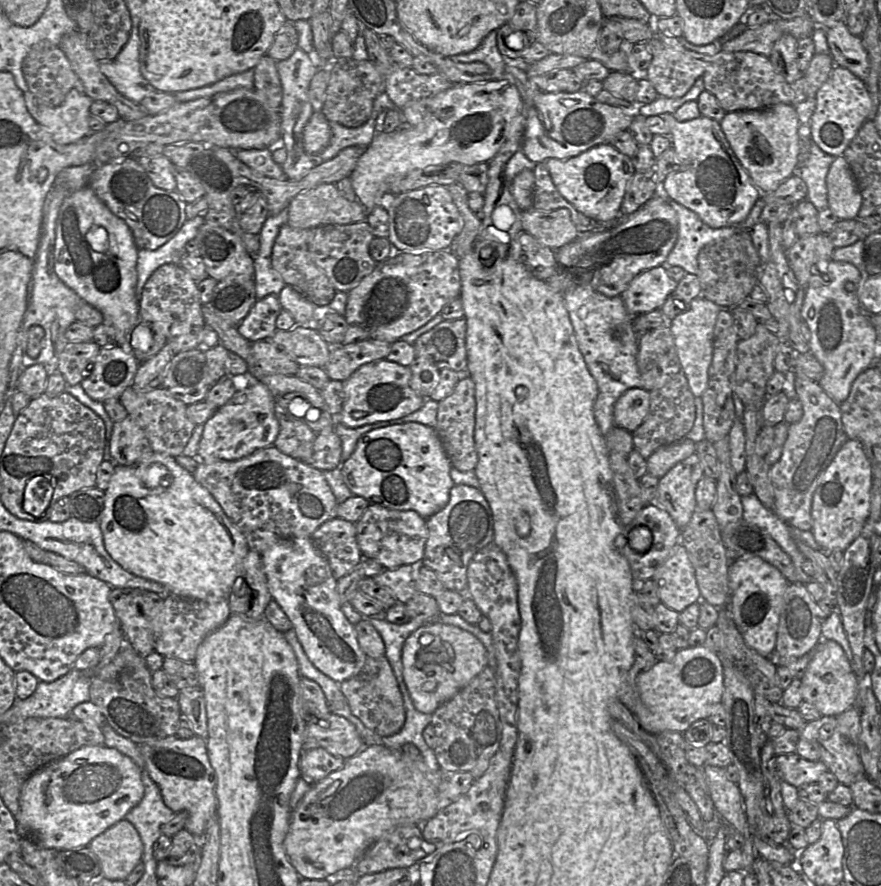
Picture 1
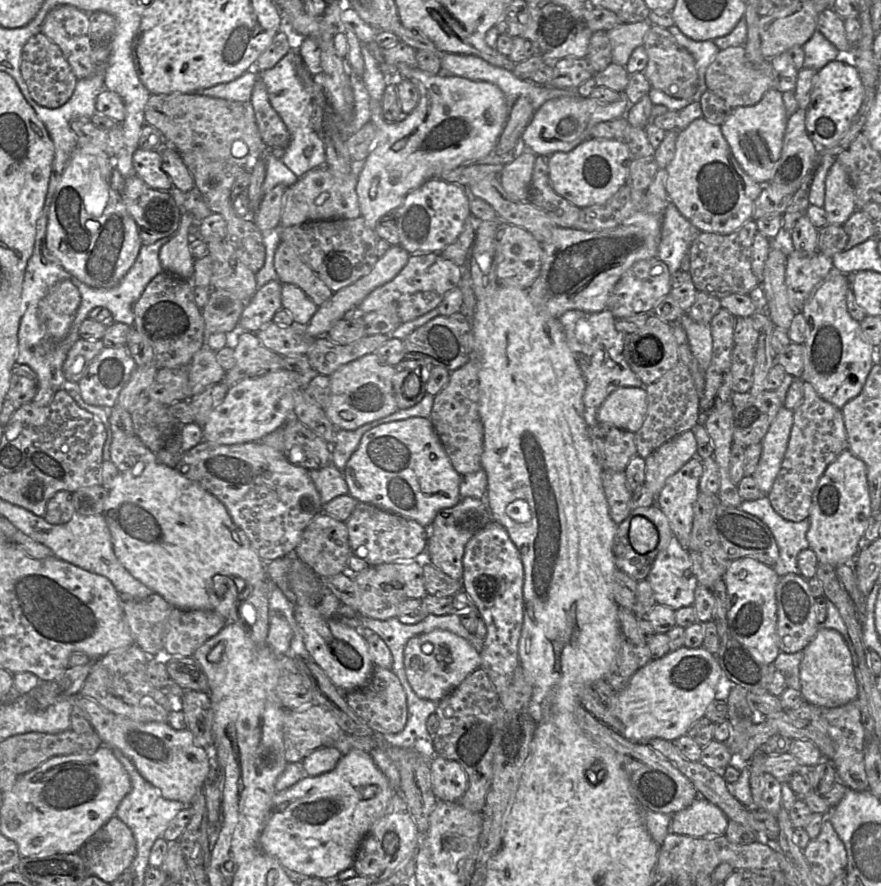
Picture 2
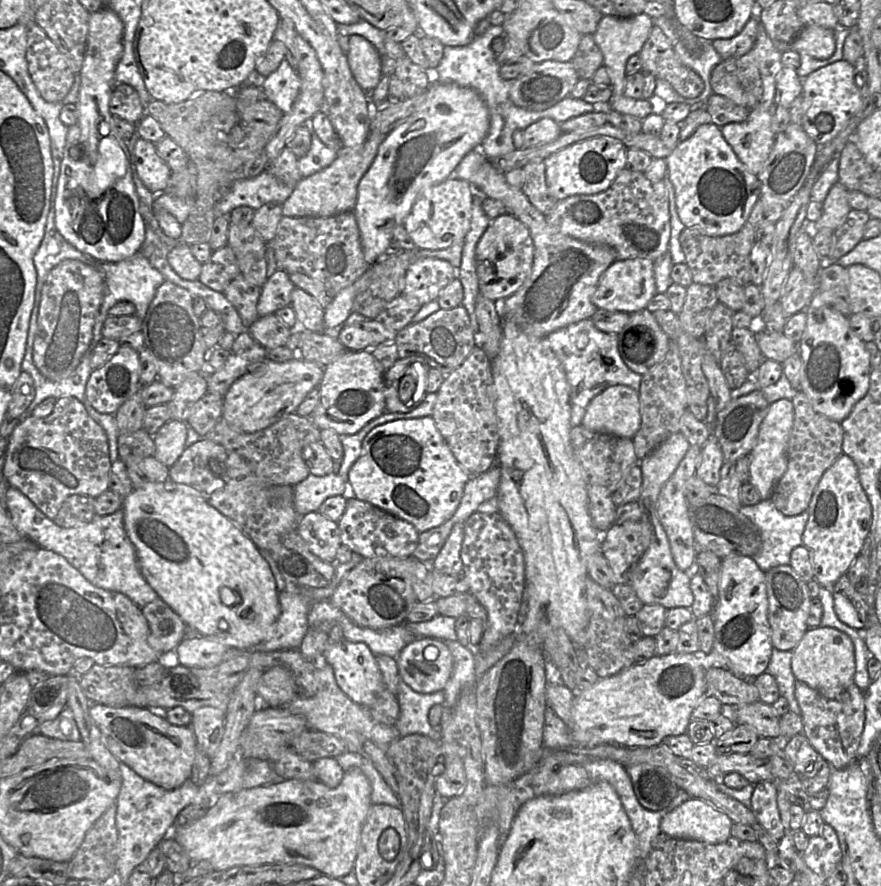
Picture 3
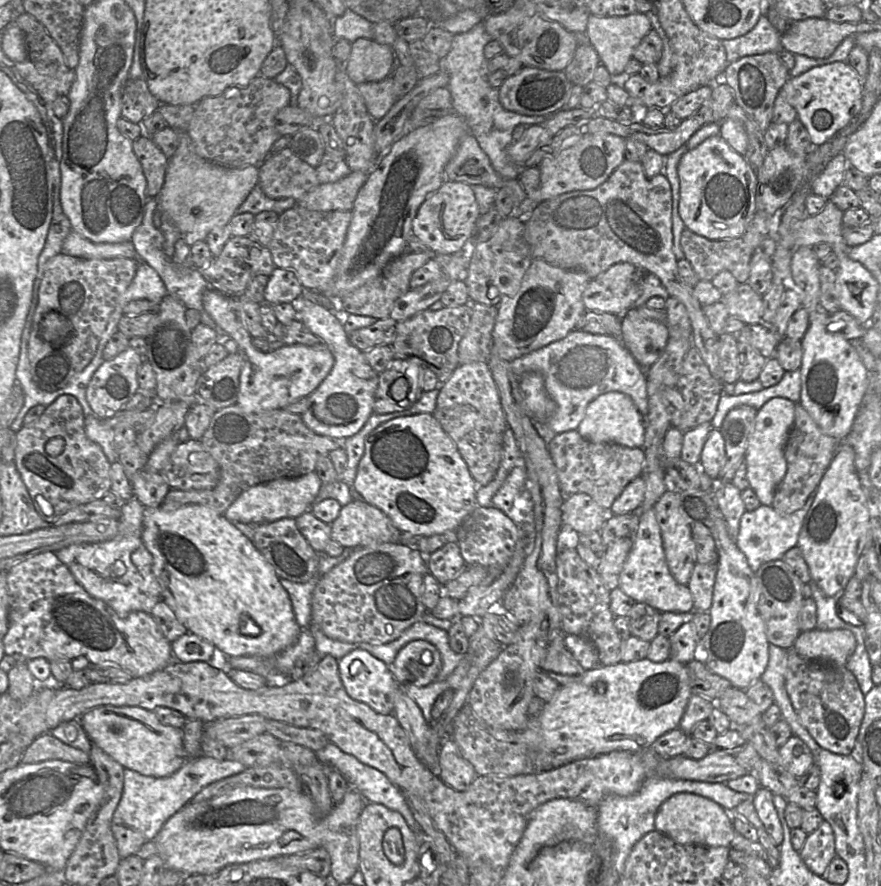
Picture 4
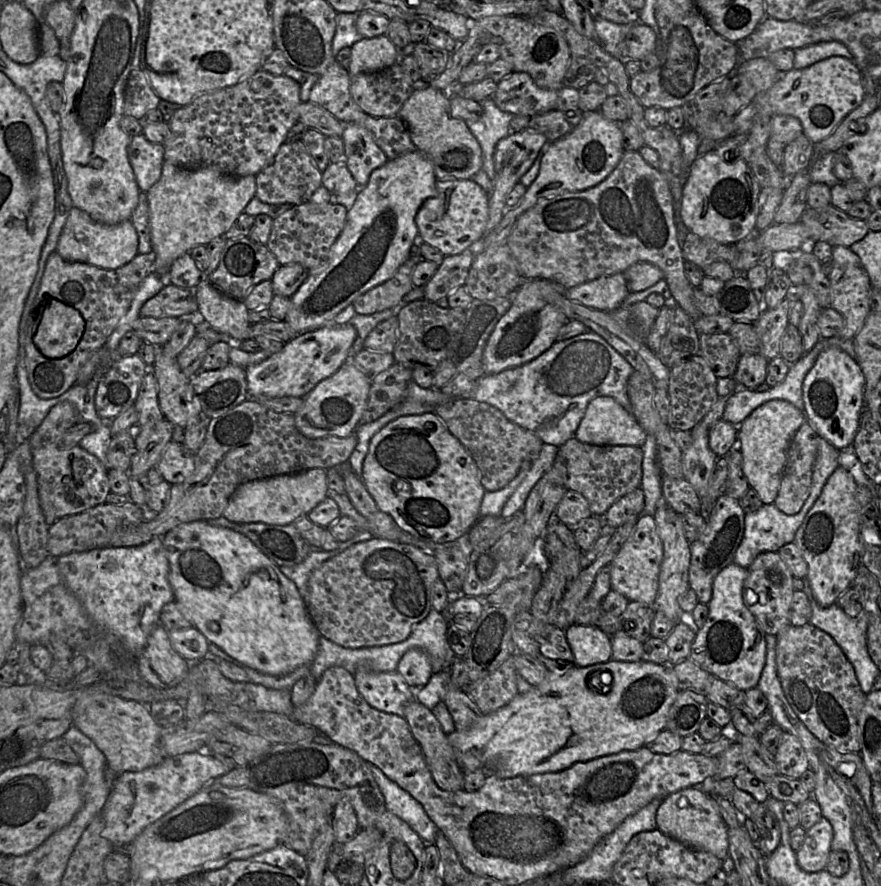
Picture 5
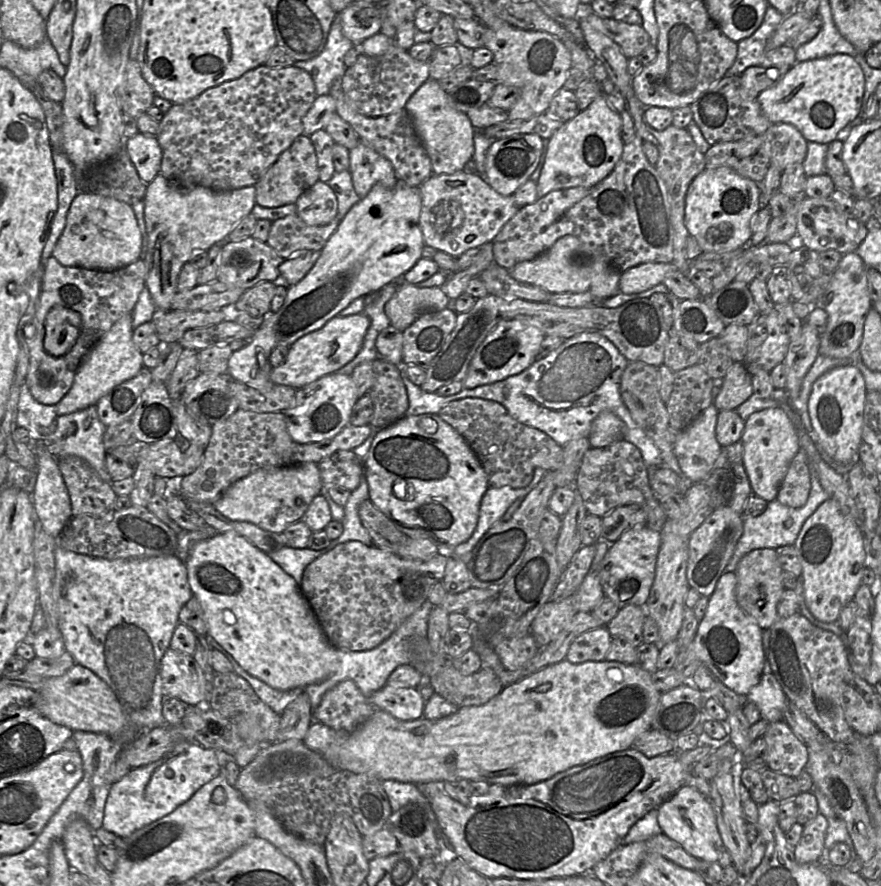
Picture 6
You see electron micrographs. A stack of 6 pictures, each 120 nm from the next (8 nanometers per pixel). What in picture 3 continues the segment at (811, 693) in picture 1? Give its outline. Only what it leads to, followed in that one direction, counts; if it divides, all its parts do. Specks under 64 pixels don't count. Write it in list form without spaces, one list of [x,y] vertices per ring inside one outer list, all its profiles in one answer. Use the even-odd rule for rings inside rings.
[[[831,627],[809,628],[792,651],[791,667],[796,681],[807,684],[826,698],[834,699],[854,683],[855,655],[850,637]]]

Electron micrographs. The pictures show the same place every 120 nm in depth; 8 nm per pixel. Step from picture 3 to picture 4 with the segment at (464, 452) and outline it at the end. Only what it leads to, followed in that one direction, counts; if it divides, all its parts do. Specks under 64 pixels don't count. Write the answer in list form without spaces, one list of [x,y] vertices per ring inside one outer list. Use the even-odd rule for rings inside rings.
[[[477,361],[460,364],[452,375],[440,384],[436,404],[437,408],[448,408],[457,404],[470,405],[491,422],[493,429],[497,433],[504,434],[508,428],[499,391],[488,362]]]

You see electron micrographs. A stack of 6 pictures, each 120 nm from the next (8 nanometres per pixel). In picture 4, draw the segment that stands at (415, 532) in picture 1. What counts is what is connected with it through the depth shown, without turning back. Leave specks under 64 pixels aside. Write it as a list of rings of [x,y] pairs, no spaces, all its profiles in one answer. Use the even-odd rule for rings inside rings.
[[[354,497],[331,524],[331,537],[344,548],[402,542],[402,531],[379,508]]]

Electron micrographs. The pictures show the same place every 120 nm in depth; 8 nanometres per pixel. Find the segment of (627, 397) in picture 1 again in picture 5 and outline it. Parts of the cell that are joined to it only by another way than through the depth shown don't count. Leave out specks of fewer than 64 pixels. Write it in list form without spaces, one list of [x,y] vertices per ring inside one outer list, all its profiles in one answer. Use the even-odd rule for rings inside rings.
[[[601,396],[588,404],[574,437],[591,445],[642,447],[647,433],[614,398]]]

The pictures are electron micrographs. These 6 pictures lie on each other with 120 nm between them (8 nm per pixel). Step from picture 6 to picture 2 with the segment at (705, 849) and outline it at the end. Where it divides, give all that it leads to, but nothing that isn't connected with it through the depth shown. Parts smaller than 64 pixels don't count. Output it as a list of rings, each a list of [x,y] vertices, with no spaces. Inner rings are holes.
[[[698,796],[691,805],[672,816],[669,832],[695,838],[718,837],[724,835],[728,822],[729,820],[719,807]]]

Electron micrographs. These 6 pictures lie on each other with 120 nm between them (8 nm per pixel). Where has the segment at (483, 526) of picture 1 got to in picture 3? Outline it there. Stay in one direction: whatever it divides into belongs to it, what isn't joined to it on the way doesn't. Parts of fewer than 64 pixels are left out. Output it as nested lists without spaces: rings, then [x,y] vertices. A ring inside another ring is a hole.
[[[457,523],[453,527],[445,544],[437,557],[431,562],[431,570],[437,570],[447,575],[460,575],[463,573],[461,548],[464,539],[464,523]]]

